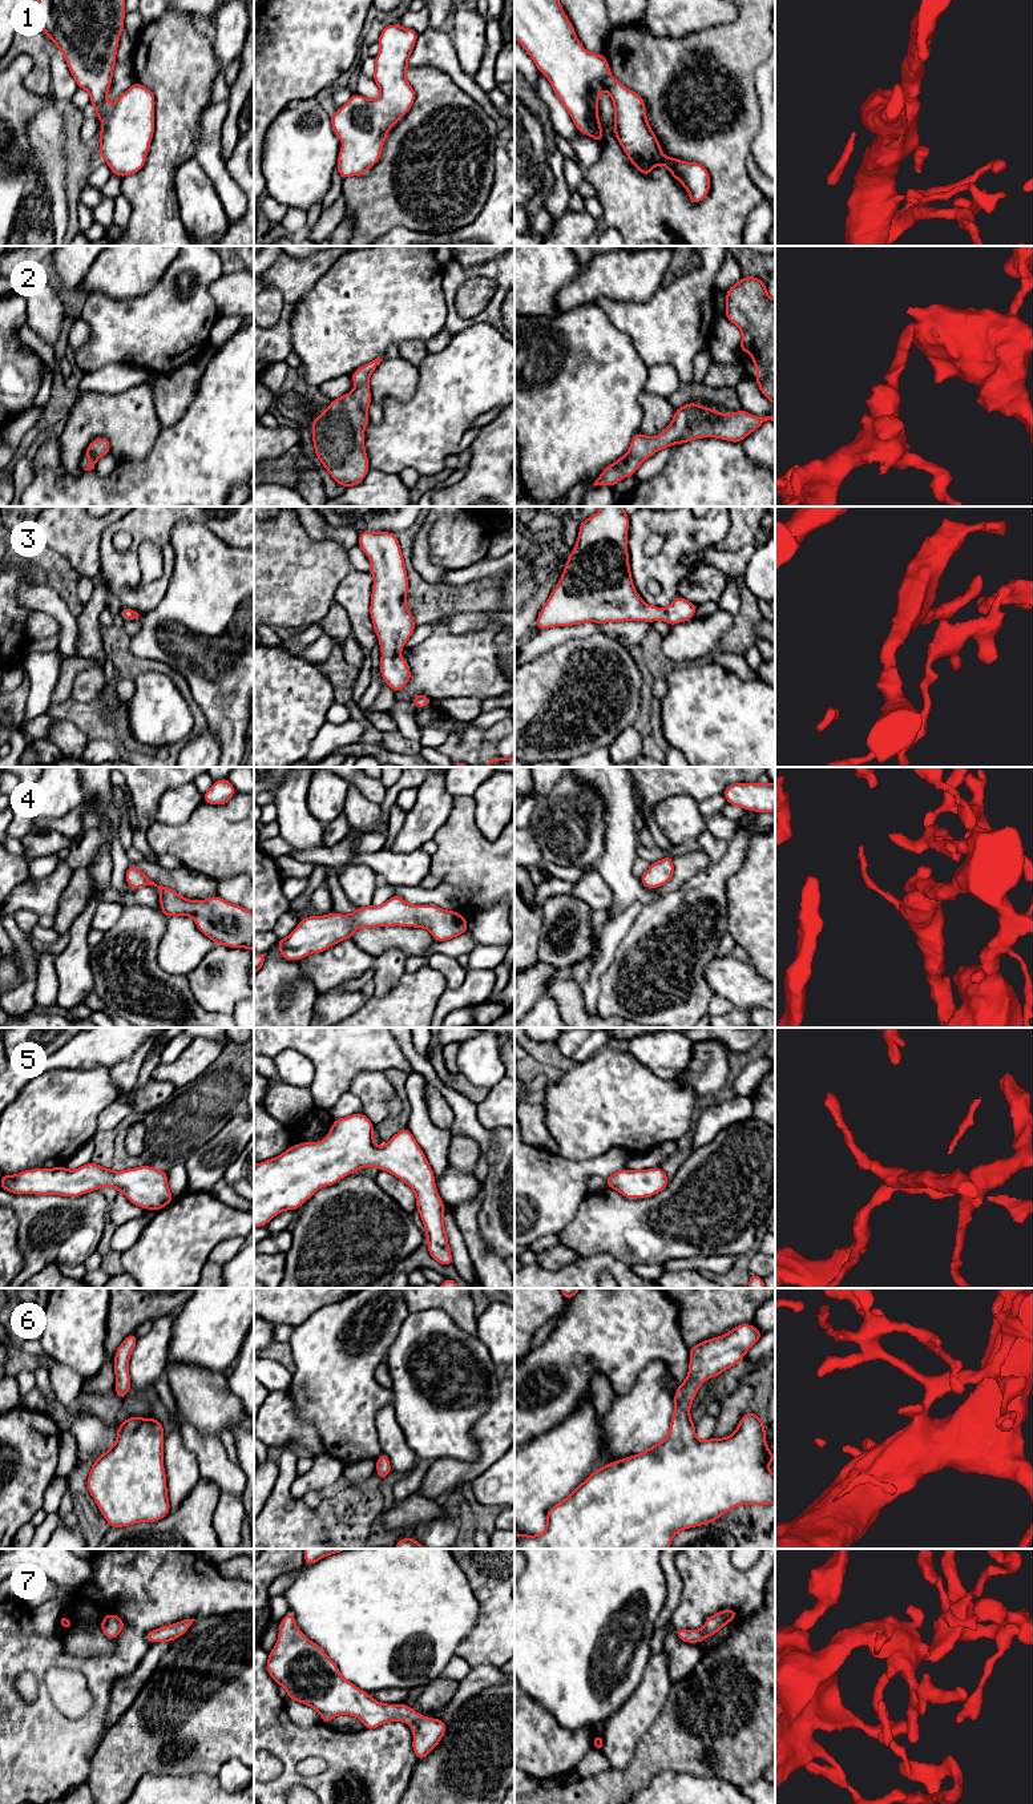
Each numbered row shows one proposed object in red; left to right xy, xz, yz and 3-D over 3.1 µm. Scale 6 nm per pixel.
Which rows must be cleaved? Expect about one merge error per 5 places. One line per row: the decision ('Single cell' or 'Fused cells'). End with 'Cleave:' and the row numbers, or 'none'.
1: Single cell
2: Single cell
3: Single cell
4: Single cell
5: Single cell
6: Single cell
7: Single cell
Cleave: none

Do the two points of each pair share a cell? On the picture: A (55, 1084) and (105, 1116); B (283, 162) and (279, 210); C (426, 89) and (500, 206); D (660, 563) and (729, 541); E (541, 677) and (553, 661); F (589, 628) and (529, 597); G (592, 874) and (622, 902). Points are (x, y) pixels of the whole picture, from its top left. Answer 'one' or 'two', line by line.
A: two
B: two
C: two
D: two
E: one
F: two
G: two

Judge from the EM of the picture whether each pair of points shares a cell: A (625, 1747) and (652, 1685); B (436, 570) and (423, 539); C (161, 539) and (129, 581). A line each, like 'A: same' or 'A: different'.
A: same
B: same
C: same

